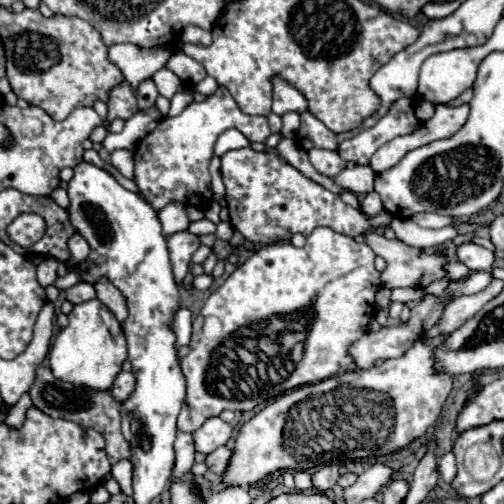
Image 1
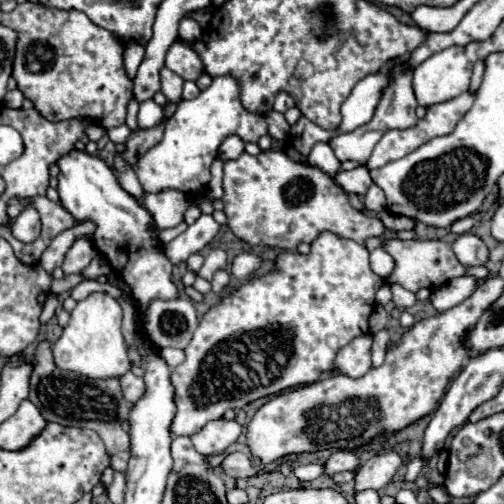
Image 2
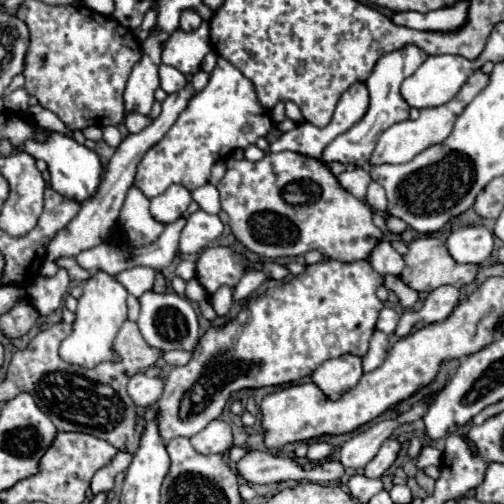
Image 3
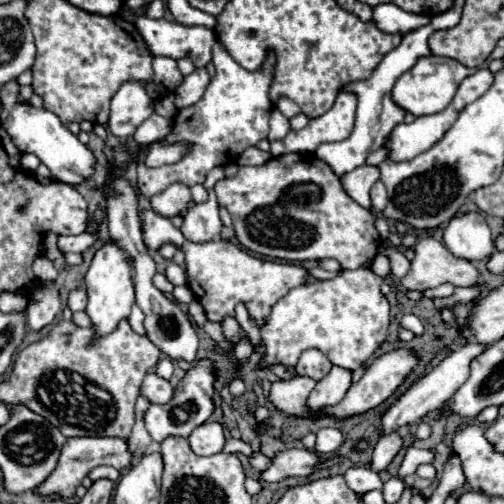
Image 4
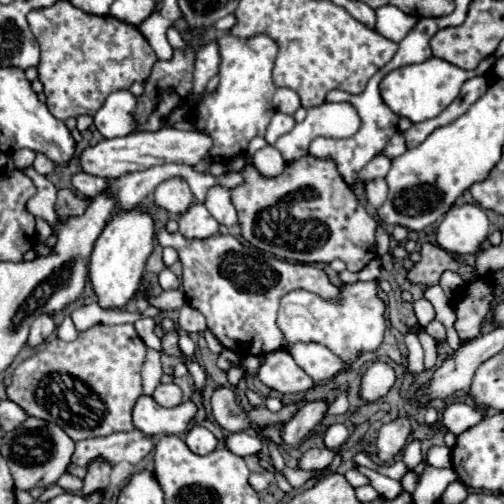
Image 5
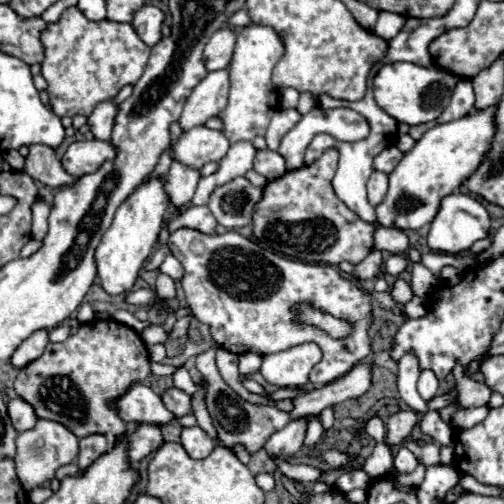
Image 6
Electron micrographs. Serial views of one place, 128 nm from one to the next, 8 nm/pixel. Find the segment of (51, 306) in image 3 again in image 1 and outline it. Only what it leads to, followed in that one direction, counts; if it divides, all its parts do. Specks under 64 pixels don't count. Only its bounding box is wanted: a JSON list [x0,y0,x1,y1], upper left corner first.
[68,232,90,266]

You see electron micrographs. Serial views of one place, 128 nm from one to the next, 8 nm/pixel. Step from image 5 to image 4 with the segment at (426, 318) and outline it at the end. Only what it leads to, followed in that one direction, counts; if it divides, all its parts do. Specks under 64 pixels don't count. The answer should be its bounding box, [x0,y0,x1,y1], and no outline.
[434,288,480,308]

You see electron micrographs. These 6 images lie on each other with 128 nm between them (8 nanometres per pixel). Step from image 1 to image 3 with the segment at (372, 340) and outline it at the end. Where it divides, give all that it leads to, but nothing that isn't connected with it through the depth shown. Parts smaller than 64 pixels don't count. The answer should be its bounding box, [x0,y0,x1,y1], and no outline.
[312,356,362,400]

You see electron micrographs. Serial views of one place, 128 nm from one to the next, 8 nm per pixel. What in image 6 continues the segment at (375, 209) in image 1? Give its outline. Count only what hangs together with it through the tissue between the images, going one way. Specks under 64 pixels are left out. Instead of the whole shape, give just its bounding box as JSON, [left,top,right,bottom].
[368,172,388,206]

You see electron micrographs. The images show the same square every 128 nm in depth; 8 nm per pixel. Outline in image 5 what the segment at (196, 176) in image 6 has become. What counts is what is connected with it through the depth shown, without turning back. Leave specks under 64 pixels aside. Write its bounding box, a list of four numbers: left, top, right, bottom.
[154,178,194,214]

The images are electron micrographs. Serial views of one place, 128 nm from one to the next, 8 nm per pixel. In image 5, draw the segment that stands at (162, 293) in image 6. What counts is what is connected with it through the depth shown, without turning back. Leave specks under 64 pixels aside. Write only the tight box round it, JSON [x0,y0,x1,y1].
[158,268,180,290]

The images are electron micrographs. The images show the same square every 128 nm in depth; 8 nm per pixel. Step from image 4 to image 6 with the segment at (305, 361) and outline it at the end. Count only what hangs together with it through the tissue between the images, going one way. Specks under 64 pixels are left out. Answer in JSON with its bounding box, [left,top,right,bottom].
[168,228,370,386]

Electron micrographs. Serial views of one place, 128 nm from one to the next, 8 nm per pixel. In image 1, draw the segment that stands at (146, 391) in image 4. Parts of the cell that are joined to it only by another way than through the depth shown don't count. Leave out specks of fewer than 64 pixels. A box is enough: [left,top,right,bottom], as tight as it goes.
[110,372,136,402]

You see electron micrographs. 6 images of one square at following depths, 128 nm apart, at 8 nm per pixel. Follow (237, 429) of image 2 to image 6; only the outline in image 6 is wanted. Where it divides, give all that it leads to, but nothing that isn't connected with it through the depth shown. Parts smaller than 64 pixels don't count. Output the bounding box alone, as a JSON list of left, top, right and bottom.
[182,426,214,458]

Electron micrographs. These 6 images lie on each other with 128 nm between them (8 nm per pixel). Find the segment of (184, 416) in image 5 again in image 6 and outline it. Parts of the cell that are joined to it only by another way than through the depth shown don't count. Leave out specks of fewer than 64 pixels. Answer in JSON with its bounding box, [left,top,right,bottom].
[118,384,174,426]

